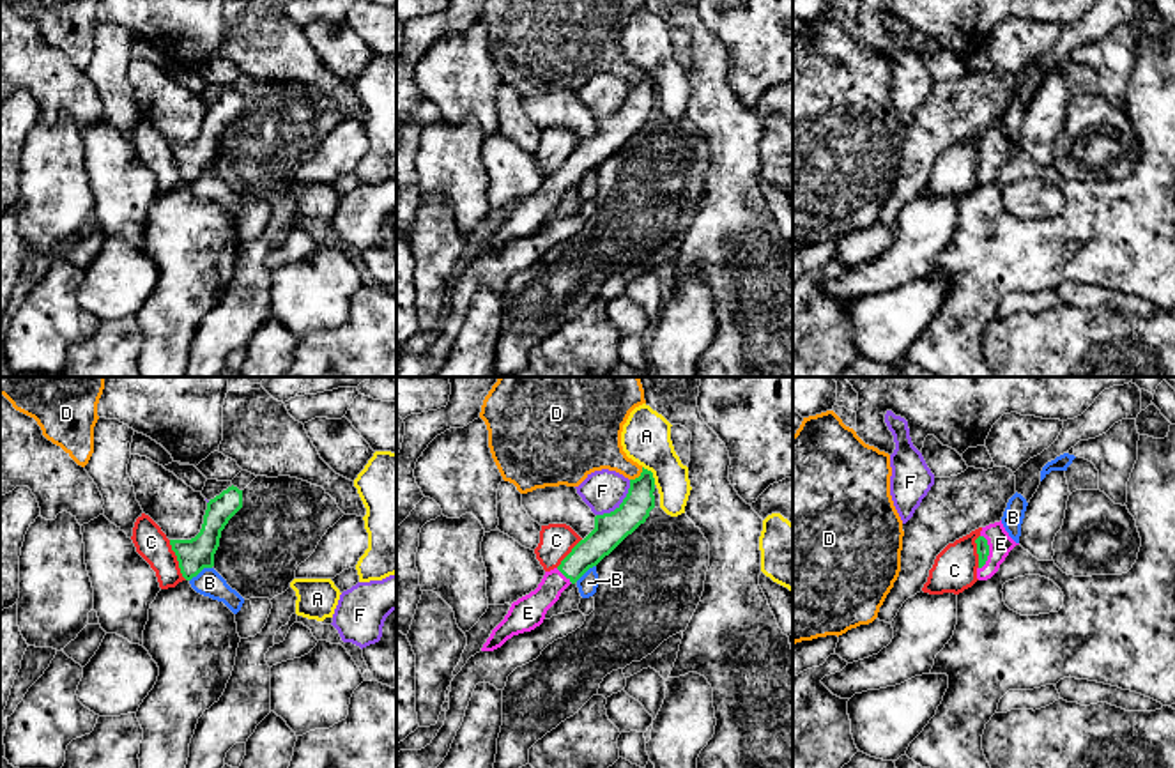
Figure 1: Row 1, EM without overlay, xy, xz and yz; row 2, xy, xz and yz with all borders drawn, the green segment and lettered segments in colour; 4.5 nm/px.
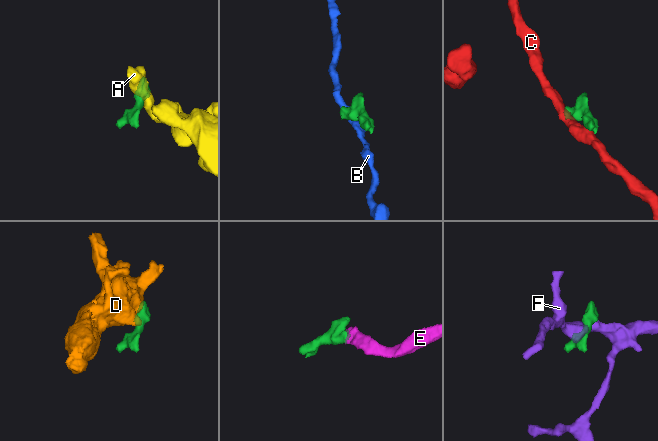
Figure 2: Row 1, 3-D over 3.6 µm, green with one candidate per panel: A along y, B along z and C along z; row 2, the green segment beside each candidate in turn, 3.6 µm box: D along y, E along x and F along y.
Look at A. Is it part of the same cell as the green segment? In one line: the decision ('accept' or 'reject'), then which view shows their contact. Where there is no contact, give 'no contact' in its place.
reject; contact in xz

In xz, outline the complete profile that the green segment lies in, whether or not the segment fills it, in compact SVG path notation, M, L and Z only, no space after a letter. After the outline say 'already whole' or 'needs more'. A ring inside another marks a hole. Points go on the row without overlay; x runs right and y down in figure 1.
M642 71L641 80L630 83L630 92L623 106L611 117L596 119L595 133L572 152L561 168L545 175L534 195L511 207L508 218L492 234L481 255L494 255L513 239L540 230L547 214L570 188L575 188L589 172L596 170L646 126L649 115L655 111L653 96L653 76Z; needs more

